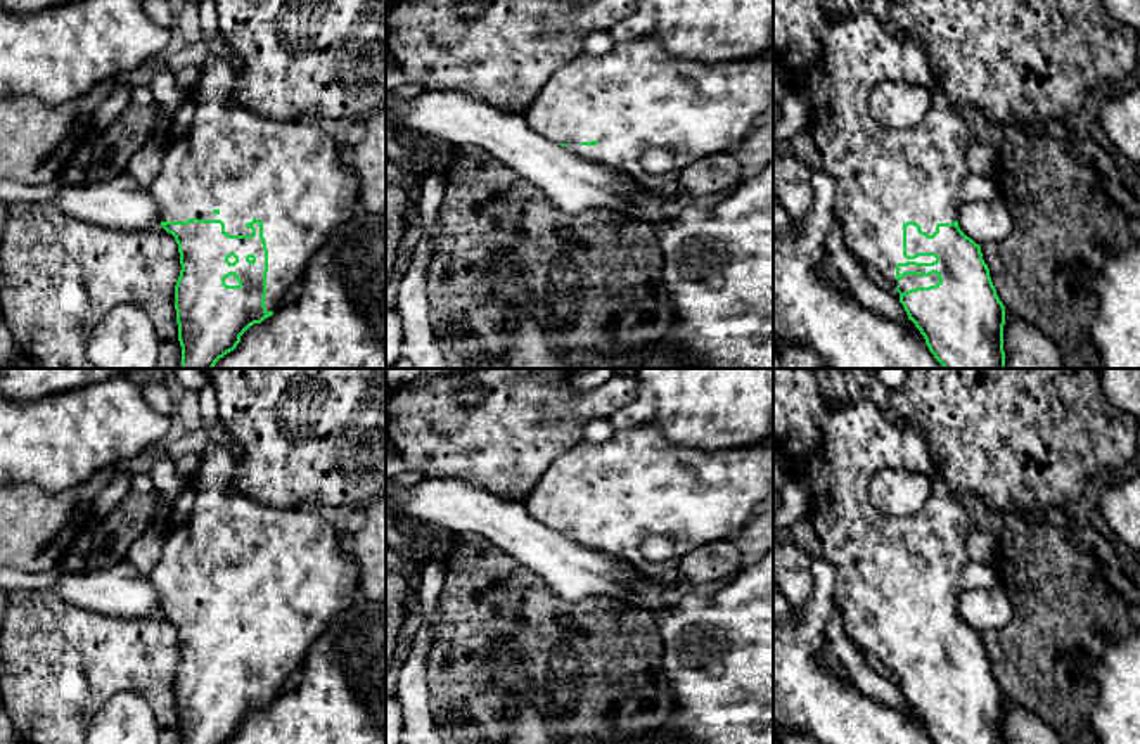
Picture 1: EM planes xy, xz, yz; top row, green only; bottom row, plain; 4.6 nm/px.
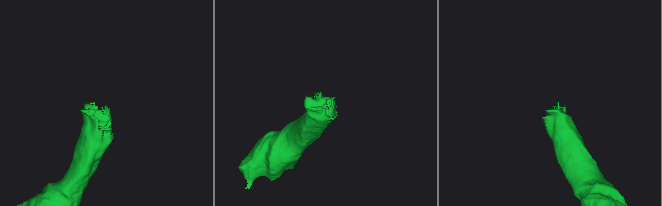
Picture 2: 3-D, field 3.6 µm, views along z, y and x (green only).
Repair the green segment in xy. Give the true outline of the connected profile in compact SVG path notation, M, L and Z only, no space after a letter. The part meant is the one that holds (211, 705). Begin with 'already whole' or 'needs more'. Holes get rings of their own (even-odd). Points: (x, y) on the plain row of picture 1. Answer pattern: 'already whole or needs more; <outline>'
needs more; M208 443L185 488L170 505L164 550L147 574L159 595L161 614L178 632L182 657L175 697L182 744L225 744L234 739L251 713L273 702L282 683L303 666L311 644L360 595L356 564L343 548L339 531L315 510L279 509L232 495L235 464L230 443Z

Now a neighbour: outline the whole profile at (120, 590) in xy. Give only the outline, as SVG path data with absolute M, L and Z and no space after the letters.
M126 559L102 569L69 573L55 566L52 593L83 609L118 618L161 614L159 595L149 578Z

